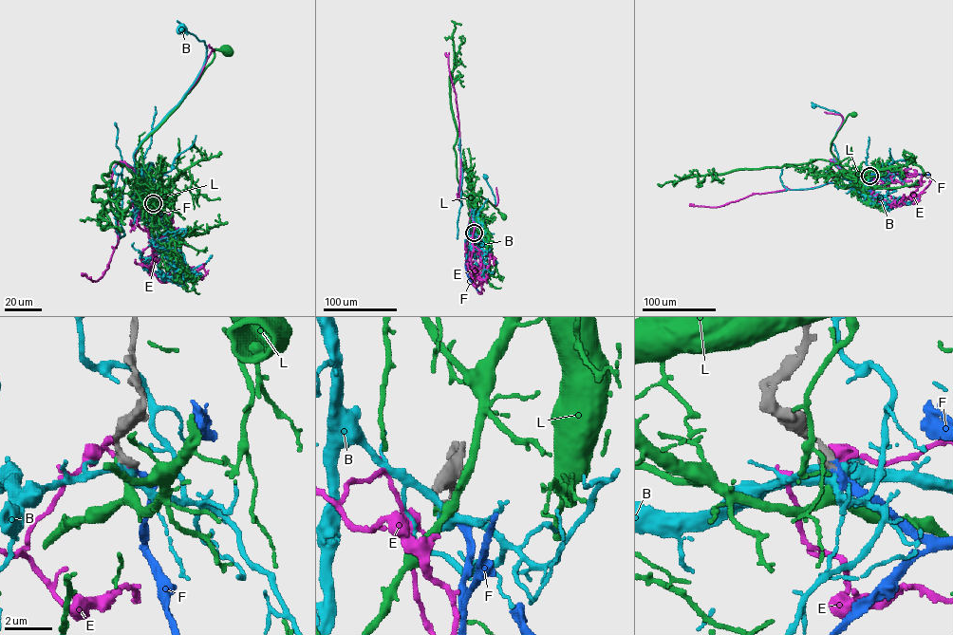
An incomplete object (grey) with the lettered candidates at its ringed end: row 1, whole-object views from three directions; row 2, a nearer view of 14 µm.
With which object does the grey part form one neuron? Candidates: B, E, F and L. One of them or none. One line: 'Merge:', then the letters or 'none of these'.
Merge: F

